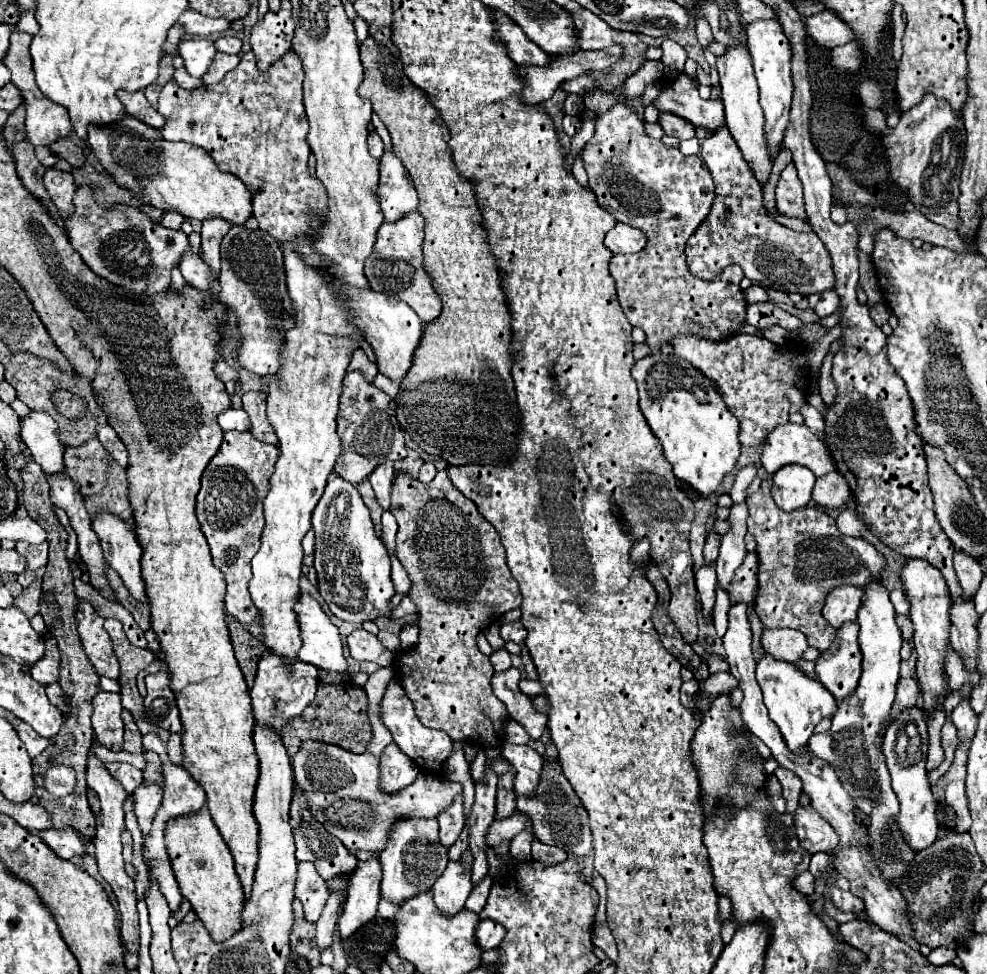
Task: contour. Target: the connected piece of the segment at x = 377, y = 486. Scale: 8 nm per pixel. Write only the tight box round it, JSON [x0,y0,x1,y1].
[368,460,396,510]

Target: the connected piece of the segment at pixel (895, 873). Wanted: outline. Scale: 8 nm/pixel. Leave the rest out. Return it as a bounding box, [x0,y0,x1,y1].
[810,582,916,882]

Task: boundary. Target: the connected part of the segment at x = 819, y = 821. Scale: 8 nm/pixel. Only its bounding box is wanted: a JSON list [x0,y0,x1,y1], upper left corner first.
[796,806,840,854]

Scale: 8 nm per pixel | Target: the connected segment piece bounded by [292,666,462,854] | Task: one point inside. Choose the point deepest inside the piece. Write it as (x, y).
(343, 789)

